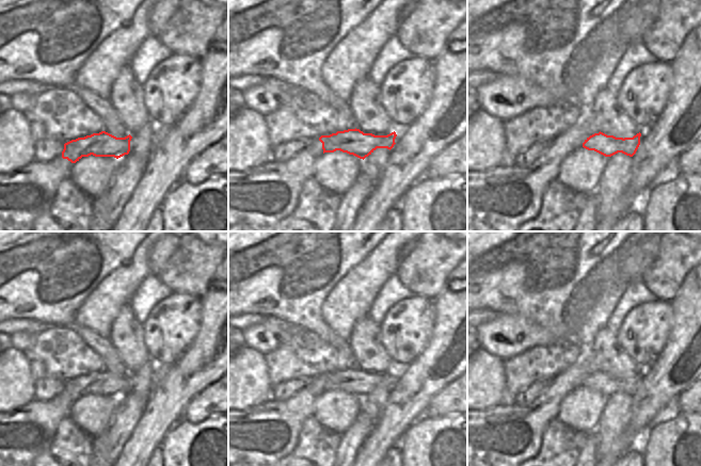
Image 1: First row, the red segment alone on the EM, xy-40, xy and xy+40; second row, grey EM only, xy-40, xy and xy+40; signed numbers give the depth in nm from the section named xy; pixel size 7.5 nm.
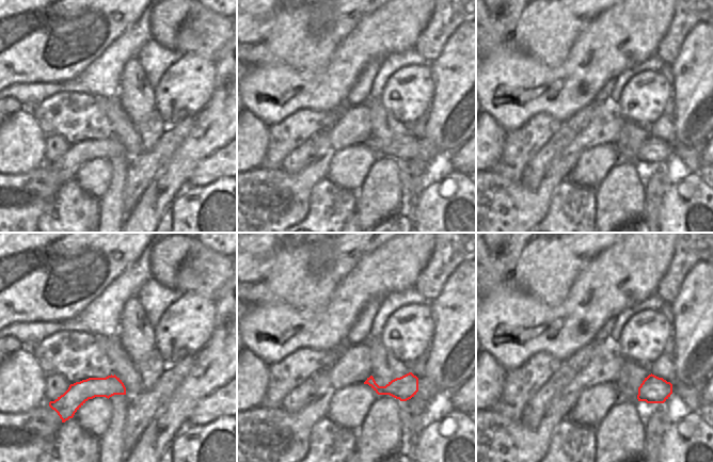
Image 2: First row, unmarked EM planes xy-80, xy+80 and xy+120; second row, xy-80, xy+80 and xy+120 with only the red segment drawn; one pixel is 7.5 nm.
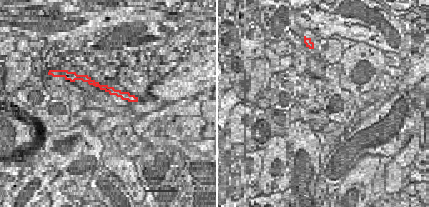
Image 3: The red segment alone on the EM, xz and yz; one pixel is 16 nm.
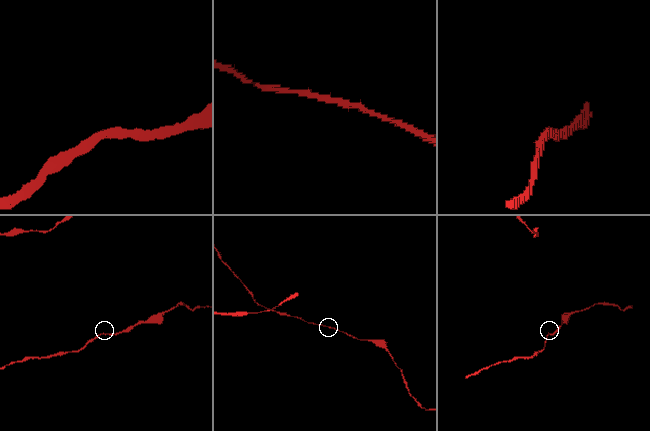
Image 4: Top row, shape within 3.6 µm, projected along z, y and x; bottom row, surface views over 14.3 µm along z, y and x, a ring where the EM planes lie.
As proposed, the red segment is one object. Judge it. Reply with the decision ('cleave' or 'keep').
keep

